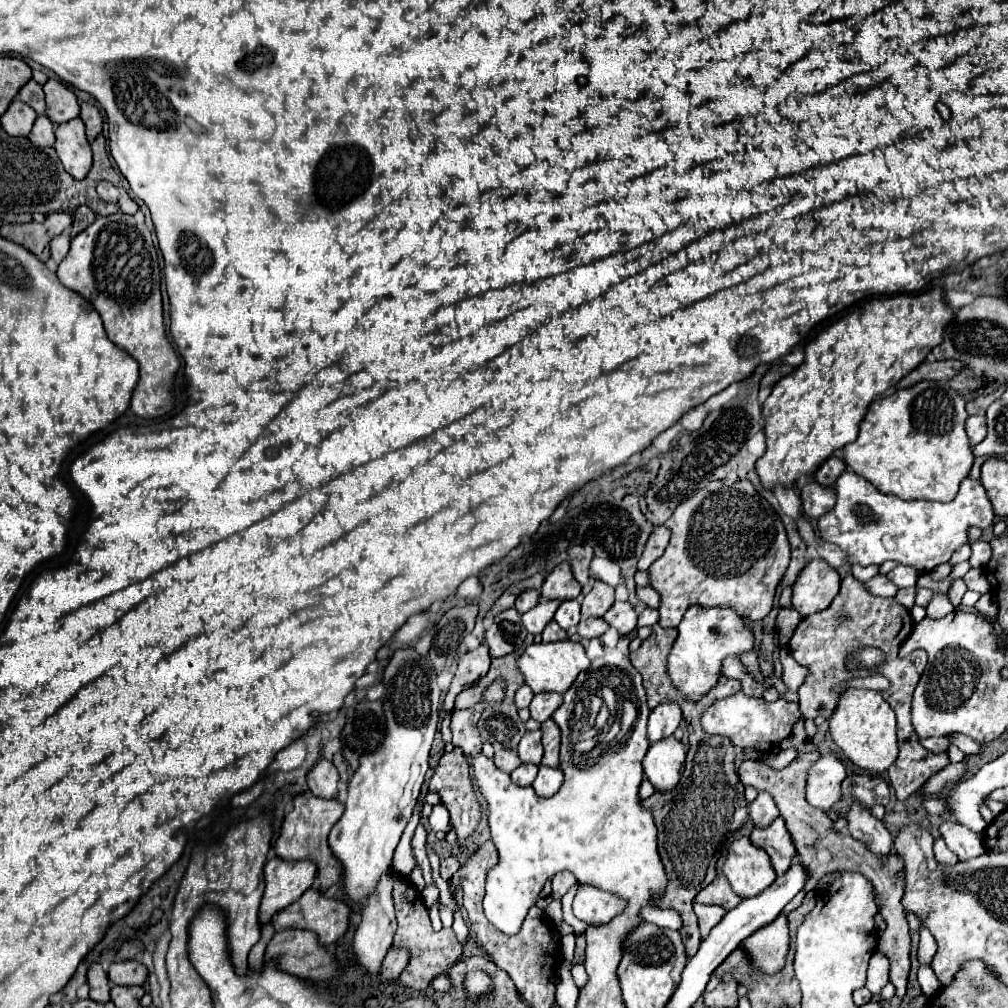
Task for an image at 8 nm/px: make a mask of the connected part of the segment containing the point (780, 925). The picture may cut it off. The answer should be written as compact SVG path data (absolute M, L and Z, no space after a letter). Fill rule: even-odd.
M780 913L770 925L746 937L740 947L746 951L754 969L770 975L782 971L790 947L786 913Z

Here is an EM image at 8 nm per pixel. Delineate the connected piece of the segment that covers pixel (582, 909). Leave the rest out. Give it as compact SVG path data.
M582 885L578 895L574 897L574 915L586 925L594 925L594 927L606 925L610 919L622 913L624 907L626 901L614 897L614 893L606 893L590 885Z

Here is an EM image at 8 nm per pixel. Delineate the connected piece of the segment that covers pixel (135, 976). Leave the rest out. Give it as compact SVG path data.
M134 959L112 963L108 969L108 979L114 985L142 985L146 977L148 977L146 967Z

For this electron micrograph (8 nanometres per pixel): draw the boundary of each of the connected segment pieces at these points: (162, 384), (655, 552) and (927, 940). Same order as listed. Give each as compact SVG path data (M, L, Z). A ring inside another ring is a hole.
M122 211L108 215L108 217L96 217L96 221L78 233L72 239L68 255L62 259L56 271L60 283L76 293L80 293L86 301L94 305L94 309L100 313L104 321L104 329L108 339L118 345L122 351L126 351L132 359L140 365L140 383L132 395L130 411L142 419L158 419L164 417L174 409L174 379L180 369L180 359L172 345L166 339L164 321L162 321L162 291L160 291L160 265L156 247L152 241L152 233L144 223L138 223L132 215L126 215Z
M664 525L654 527L654 531L650 533L650 537L646 541L644 553L642 553L640 561L638 561L638 571L646 571L658 557L662 557L668 541L670 541L670 531Z
M922 927L920 945L918 945L918 961L920 961L920 965L930 965L934 953L936 953L936 941L934 941L932 933L926 927Z

